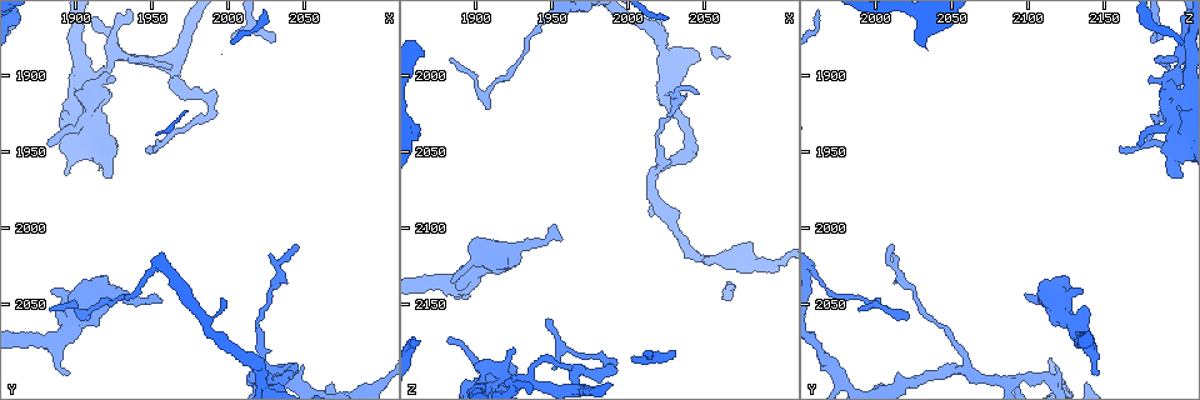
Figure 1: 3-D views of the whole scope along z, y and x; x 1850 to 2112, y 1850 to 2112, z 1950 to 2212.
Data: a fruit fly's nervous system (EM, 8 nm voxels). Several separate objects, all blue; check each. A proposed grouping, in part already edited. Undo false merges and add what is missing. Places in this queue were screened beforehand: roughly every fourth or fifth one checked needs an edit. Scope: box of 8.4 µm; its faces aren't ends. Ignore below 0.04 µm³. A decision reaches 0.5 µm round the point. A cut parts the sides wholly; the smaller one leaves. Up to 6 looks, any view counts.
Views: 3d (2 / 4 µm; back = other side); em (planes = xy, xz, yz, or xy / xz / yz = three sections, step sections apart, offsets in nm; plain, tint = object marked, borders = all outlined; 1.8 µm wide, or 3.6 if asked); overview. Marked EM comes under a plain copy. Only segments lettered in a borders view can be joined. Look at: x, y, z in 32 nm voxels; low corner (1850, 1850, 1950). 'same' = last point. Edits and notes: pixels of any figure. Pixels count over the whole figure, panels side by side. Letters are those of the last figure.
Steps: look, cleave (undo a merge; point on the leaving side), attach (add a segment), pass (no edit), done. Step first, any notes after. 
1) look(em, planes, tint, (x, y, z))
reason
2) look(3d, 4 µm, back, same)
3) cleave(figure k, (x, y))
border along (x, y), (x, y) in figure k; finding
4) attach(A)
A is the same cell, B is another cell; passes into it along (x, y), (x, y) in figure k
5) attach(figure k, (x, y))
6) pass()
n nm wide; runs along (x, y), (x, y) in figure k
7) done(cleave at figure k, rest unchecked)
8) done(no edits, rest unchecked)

look(em, planes, borders, (1950, 2044, 2098))
free end

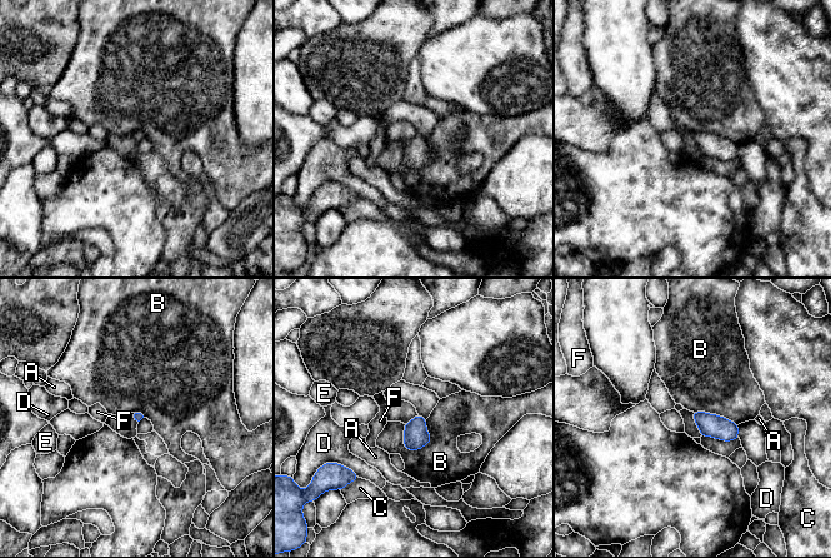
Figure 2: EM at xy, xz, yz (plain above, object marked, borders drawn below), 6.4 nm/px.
pass()
A, B, C, D, E and F are other cells; border along (426, 419), (430, 441), (406, 451) in figure 2; none of them fits

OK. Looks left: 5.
look(em, planes, borders, (1884, 2040, 2134))
free end

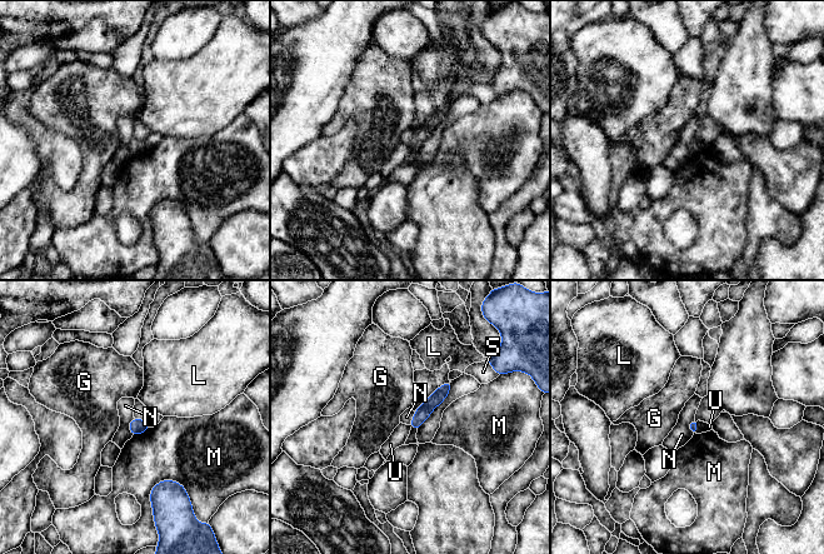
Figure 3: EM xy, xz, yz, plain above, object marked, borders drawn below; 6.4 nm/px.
pass()
G, L, M, N, S and U are other cells; runs along (447, 387), (414, 424) in figure 3; no lettered segment goes on from it

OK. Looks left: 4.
look(em, yz, step 8, borders, (1906, 2060, 2022))
thin end

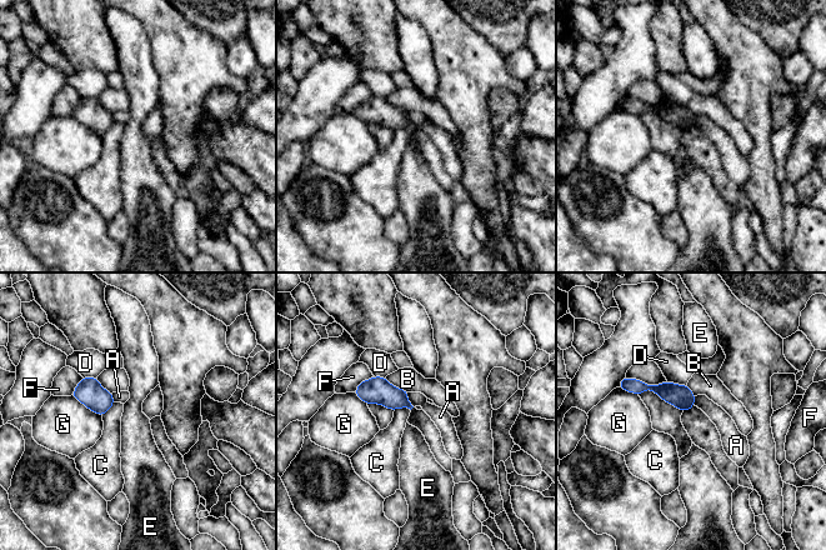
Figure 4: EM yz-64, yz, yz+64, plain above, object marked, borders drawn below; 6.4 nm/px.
look(em, planes, borders, same)

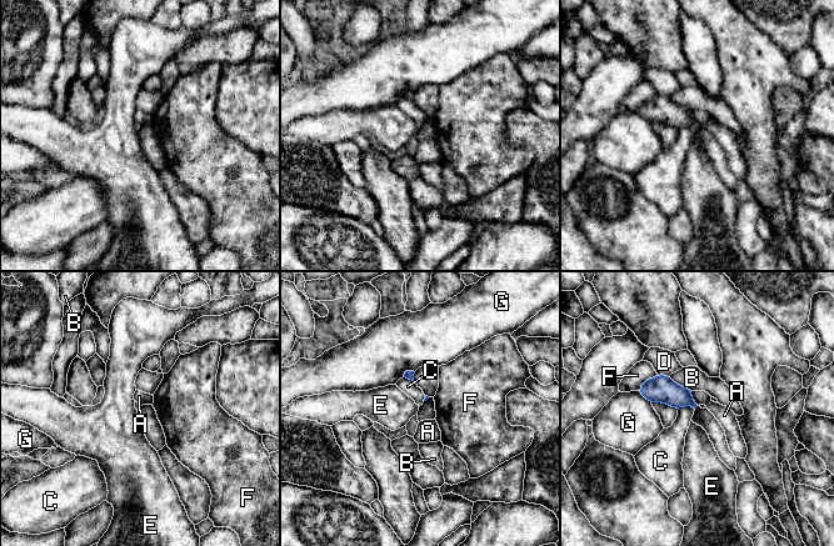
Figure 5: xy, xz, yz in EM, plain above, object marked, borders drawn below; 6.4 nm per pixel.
pass()
A, B, C, D, E, F and G are other cells; border along (692, 390), (692, 397), (698, 405) in figure 5; no lettered segment goes on from it

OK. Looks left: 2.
done(no edits, rest unchecked)

